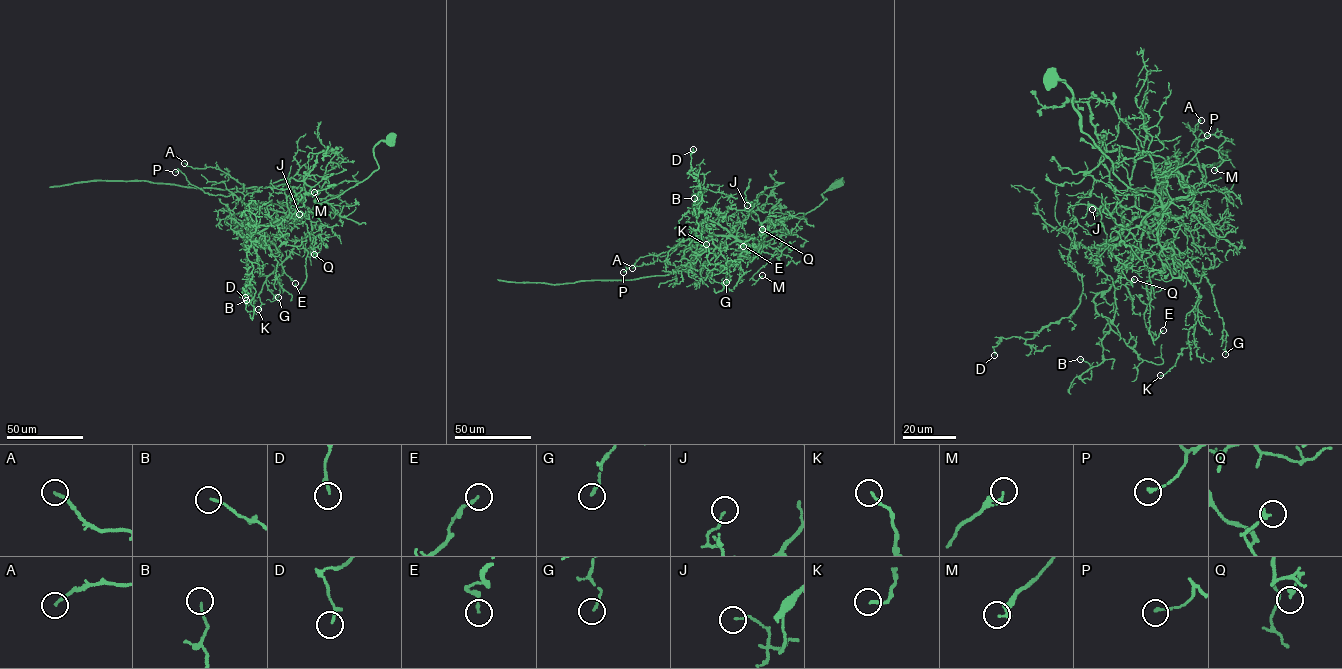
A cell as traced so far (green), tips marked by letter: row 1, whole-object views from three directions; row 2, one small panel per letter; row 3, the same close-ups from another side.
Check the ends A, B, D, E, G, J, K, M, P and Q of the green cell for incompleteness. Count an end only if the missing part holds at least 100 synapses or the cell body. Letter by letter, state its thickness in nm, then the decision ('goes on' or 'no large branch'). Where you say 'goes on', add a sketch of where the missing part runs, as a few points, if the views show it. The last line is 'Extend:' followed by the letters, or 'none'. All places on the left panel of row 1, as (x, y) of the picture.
A: 140 nm | no large branch
B: 110 nm | no large branch
D: 130 nm | no large branch
E: 150 nm | no large branch
G: 120 nm | no large branch
J: 110 nm | no large branch
K: 130 nm | no large branch
M: 190 nm | no large branch
P: 120 nm | no large branch
Q: 200 nm | no large branch
Extend: none

